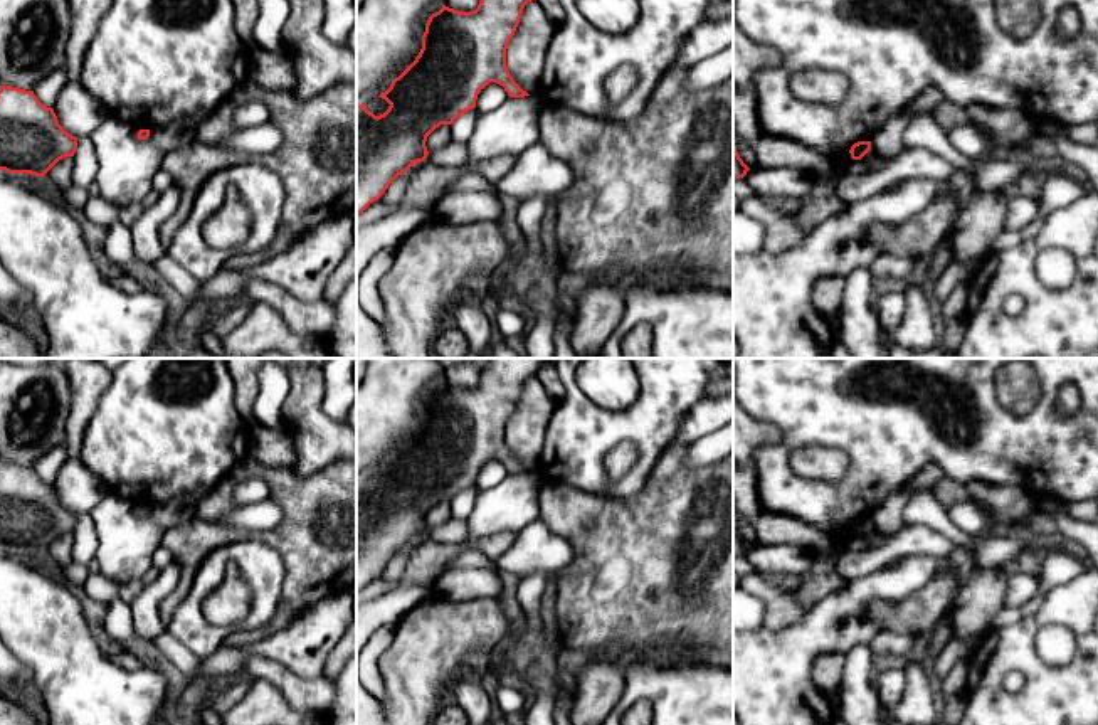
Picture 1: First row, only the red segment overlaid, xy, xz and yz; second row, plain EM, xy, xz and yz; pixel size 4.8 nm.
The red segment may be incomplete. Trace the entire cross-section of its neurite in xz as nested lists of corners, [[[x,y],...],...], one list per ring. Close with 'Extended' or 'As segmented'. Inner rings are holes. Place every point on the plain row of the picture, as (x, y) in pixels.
[[[489,358],[476,387],[459,389],[442,382],[429,394],[419,432],[378,473],[390,481],[388,486],[375,493],[363,479],[356,483],[356,592],[378,577],[399,552],[424,538],[429,532],[427,513],[441,501],[452,501],[474,486],[478,471],[489,459],[503,463],[509,474],[530,473],[511,454],[506,426],[525,382],[536,377],[548,360]]]. As segmented

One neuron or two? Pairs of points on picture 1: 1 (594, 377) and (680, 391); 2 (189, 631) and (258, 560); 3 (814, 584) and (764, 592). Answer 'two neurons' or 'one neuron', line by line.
1: two neurons
2: one neuron
3: one neuron

